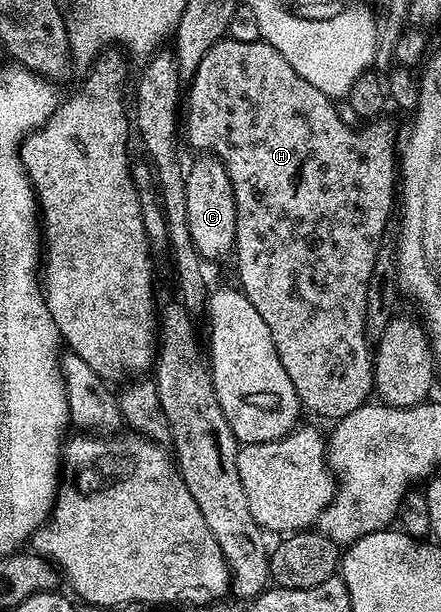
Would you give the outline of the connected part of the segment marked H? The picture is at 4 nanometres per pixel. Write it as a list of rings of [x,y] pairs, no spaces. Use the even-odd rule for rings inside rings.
[[[223,39],[216,42],[212,47],[212,51],[208,51],[208,55],[204,55],[204,59],[200,59],[200,67],[196,71],[196,75],[188,83],[190,89],[190,110],[184,113],[184,141],[191,145],[194,149],[202,149],[207,154],[213,155],[219,161],[224,163],[224,167],[228,171],[228,175],[232,179],[232,191],[234,192],[234,202],[236,203],[236,235],[234,236],[233,256],[238,257],[238,281],[237,284],[242,290],[242,294],[252,303],[252,307],[256,307],[256,311],[260,311],[260,316],[264,318],[264,323],[268,323],[268,331],[272,331],[272,343],[276,343],[276,355],[280,355],[280,363],[284,363],[284,371],[288,371],[288,379],[292,379],[292,387],[296,387],[296,395],[302,401],[303,410],[307,414],[315,413],[318,417],[327,417],[330,423],[338,421],[344,415],[352,415],[352,411],[356,411],[356,407],[367,404],[371,400],[374,388],[374,349],[372,348],[372,338],[366,331],[366,308],[368,307],[368,283],[372,279],[373,267],[376,263],[377,252],[380,251],[381,243],[388,233],[386,224],[390,221],[390,212],[396,209],[396,161],[394,165],[394,129],[390,125],[376,125],[380,123],[366,123],[363,129],[353,129],[340,114],[334,110],[335,102],[325,95],[316,87],[312,87],[312,83],[308,83],[308,79],[300,79],[300,75],[296,75],[296,71],[292,71],[292,67],[288,63],[288,59],[284,59],[284,55],[280,55],[280,51],[276,51],[276,47],[272,47],[267,41],[261,39],[253,39],[254,41],[230,41],[231,39]]]

